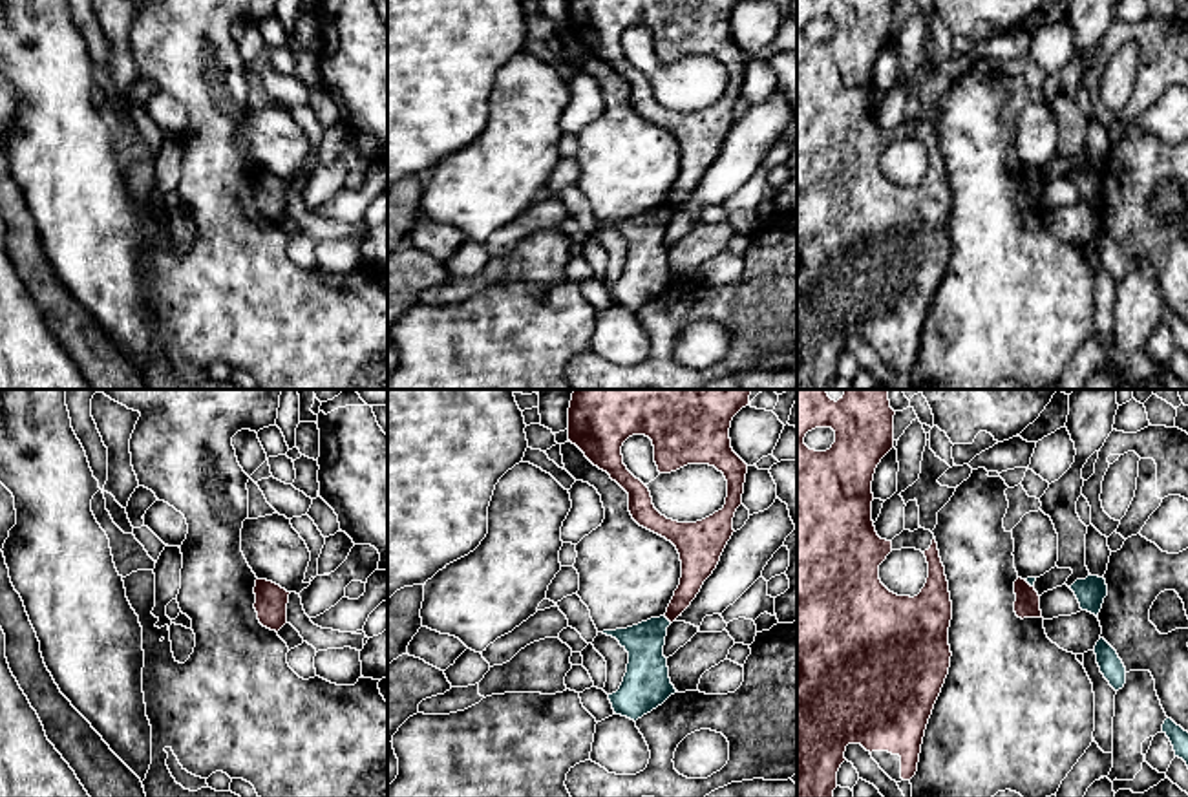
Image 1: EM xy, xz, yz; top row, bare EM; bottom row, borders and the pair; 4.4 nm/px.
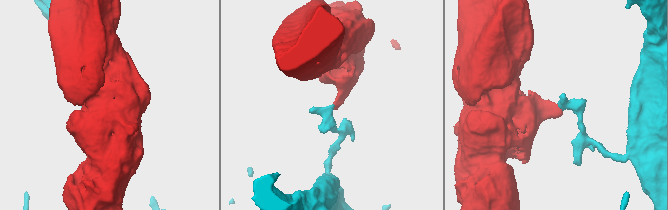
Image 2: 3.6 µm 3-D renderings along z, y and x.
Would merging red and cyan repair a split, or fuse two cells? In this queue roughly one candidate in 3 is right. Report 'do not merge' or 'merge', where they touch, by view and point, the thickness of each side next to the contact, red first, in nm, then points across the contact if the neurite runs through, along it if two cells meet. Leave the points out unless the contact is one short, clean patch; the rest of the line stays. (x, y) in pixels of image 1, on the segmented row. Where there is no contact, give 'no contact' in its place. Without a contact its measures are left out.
do not merge | xz (668, 618) | 130/180 nm | along xz (664, 616), (671, 622)

